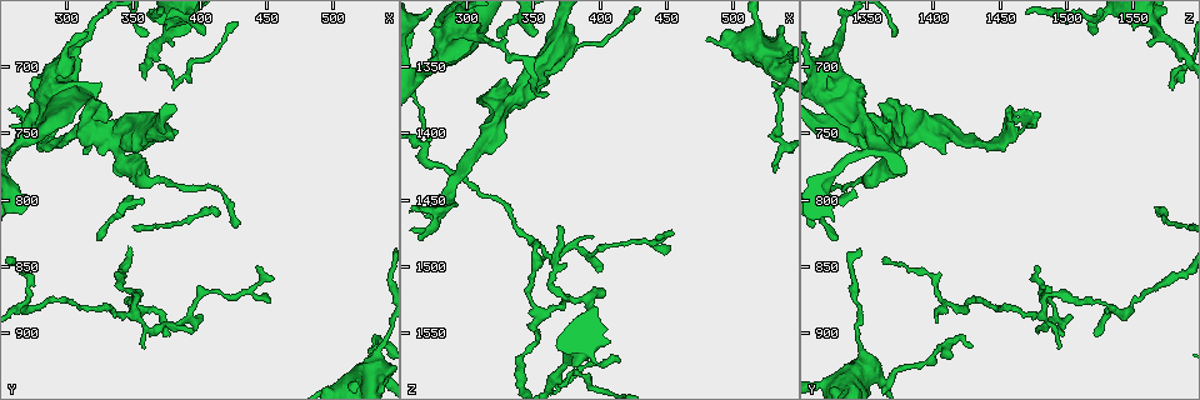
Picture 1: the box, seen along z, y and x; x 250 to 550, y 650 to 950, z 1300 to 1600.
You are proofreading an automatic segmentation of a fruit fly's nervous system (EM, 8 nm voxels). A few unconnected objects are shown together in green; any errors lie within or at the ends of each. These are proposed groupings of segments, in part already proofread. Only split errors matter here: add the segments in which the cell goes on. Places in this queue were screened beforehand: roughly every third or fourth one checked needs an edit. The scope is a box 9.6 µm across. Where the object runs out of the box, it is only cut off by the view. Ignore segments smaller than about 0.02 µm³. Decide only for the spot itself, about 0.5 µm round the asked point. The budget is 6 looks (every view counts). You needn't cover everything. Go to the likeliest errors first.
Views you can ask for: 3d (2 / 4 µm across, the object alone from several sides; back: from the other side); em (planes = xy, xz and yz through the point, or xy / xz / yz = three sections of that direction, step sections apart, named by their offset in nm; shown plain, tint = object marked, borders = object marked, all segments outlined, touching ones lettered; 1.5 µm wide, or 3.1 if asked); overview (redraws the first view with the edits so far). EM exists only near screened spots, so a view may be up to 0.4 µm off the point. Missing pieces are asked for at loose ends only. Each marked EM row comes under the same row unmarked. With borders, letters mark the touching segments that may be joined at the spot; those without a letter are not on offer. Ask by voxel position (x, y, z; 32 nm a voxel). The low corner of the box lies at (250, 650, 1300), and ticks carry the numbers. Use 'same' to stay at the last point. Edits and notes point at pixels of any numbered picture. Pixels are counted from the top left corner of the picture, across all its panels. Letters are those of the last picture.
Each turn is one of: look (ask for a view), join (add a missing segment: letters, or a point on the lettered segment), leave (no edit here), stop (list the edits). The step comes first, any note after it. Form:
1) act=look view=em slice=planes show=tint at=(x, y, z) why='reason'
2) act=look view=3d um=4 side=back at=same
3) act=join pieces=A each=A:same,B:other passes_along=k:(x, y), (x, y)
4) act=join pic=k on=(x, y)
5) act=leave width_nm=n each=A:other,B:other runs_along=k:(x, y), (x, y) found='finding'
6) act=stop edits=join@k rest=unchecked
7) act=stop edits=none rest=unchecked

act=look view=em slice=planes show=borders at=(392, 900, 1476) why='an open end'

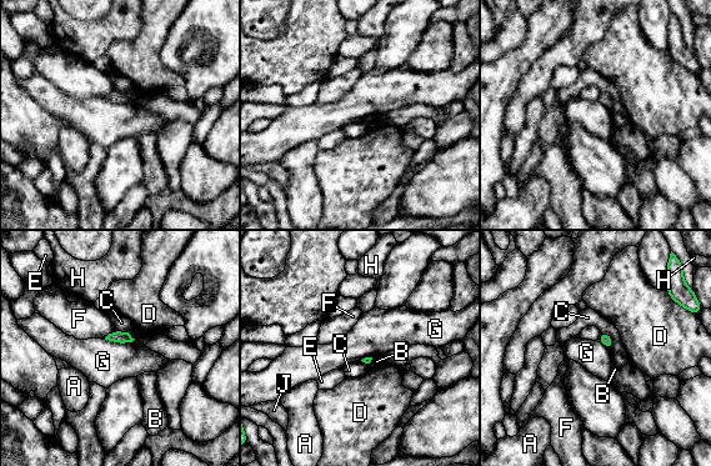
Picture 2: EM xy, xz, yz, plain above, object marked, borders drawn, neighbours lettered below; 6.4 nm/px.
act=leave each=A:other,B:other,C:other,D:other,E:other,F:other,G:other,H:other,J:other border=2:(104, 339), (135, 339) found='none of them fits'

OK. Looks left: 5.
act=look view=em slice=planes show=borders at=(360, 676, 1372)

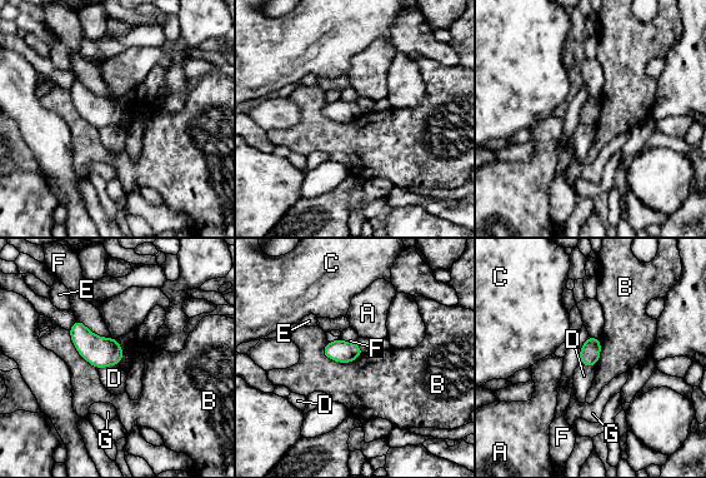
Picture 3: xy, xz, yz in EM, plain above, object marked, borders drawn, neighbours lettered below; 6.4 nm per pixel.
act=leave longest_contact=B:280nm each=A:other,B:other,C:other,D:other,E:other,F:other,G:other border=3:(321, 350), (340, 362), (362, 352) found='no lettered segment goes on from it'

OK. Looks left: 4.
act=look view=em slice=yz step=8 show=borders at=(270, 734, 1470) why='thin end'

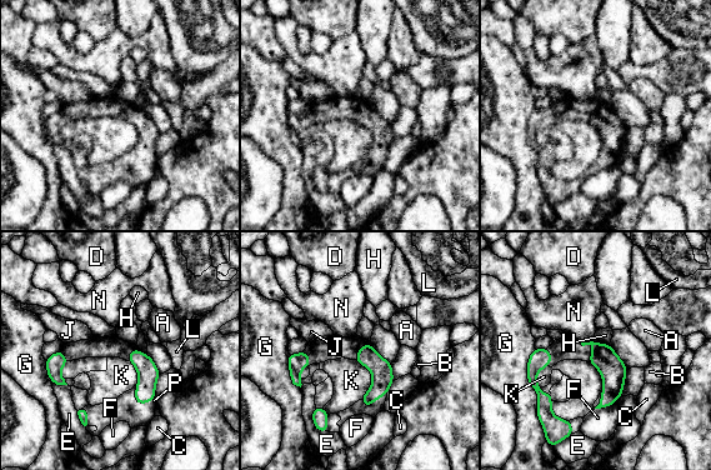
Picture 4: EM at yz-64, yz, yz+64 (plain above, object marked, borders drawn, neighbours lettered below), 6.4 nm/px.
act=look view=em slice=planes show=borders at=same

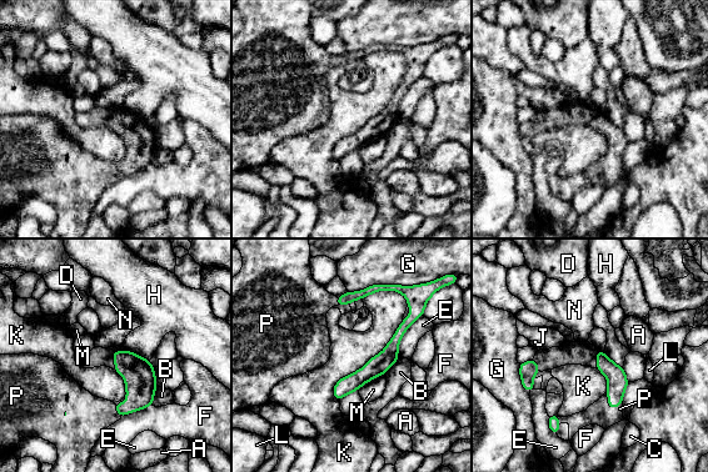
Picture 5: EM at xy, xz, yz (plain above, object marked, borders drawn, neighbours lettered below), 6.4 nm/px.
act=join pieces=P each=A:other,B:other,C:other,D:other,E:other,F:other,G:other,H:other,J:other,K:other,L:other,M:other,N:other,P:same found='the cell continues'

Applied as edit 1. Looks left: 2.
act=stop edits=join@5 rest=unchecked

